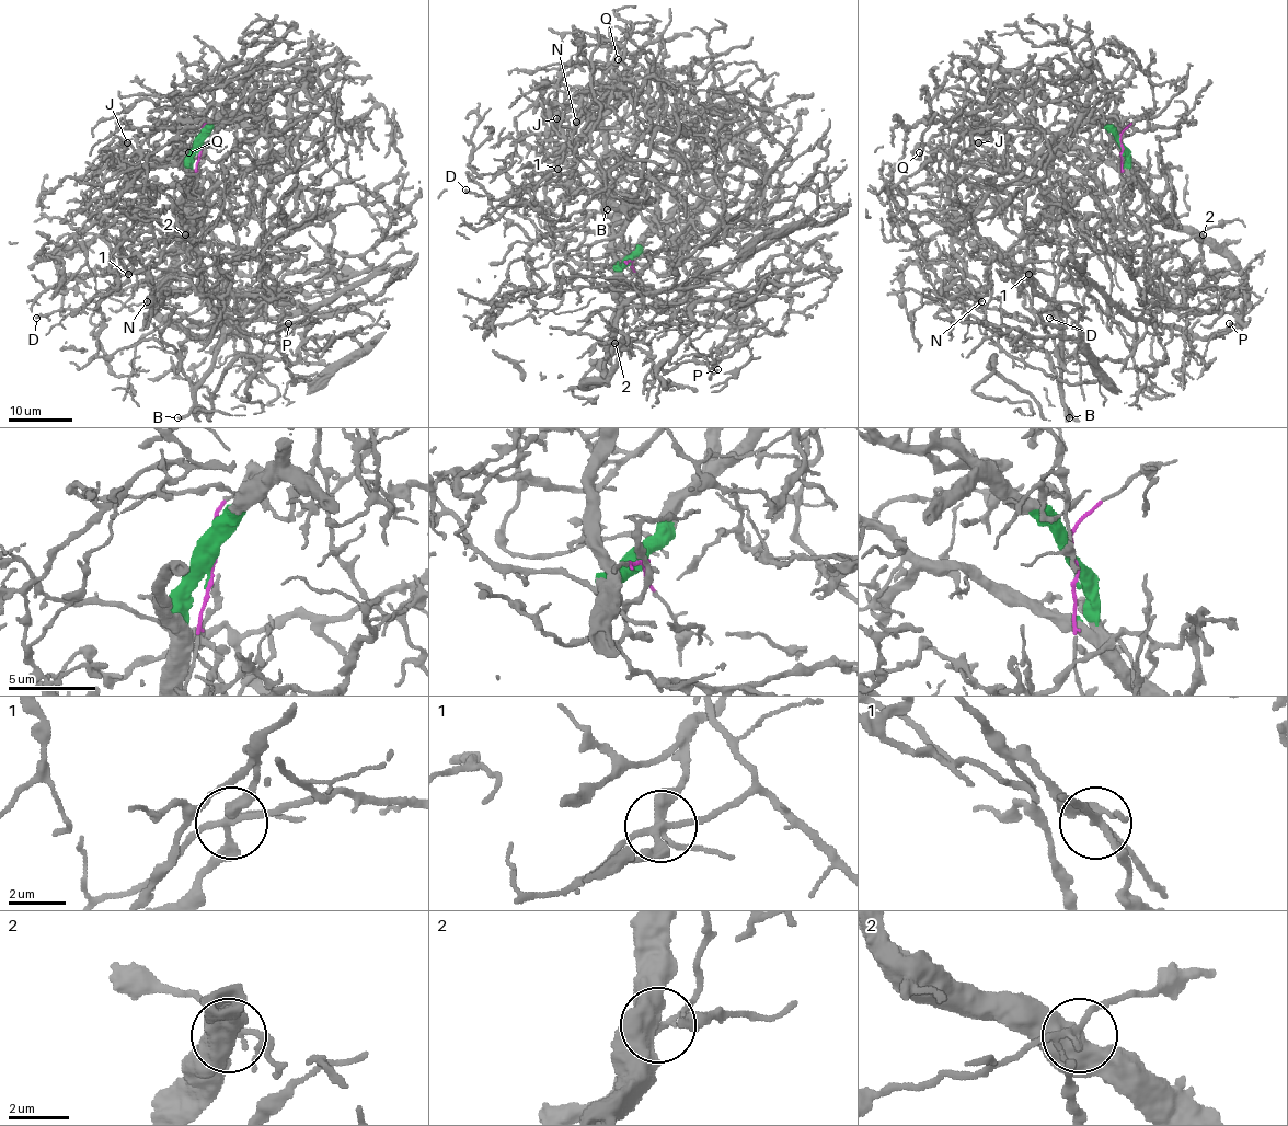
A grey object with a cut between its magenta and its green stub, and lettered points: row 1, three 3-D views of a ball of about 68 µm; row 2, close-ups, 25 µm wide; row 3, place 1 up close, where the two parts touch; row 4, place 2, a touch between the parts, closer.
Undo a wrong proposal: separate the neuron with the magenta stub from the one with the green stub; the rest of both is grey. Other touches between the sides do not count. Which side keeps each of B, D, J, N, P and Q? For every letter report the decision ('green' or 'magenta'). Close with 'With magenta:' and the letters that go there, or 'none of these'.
B: magenta
D: magenta
J: green
N: green
P: green
Q: green
With magenta: B, D

